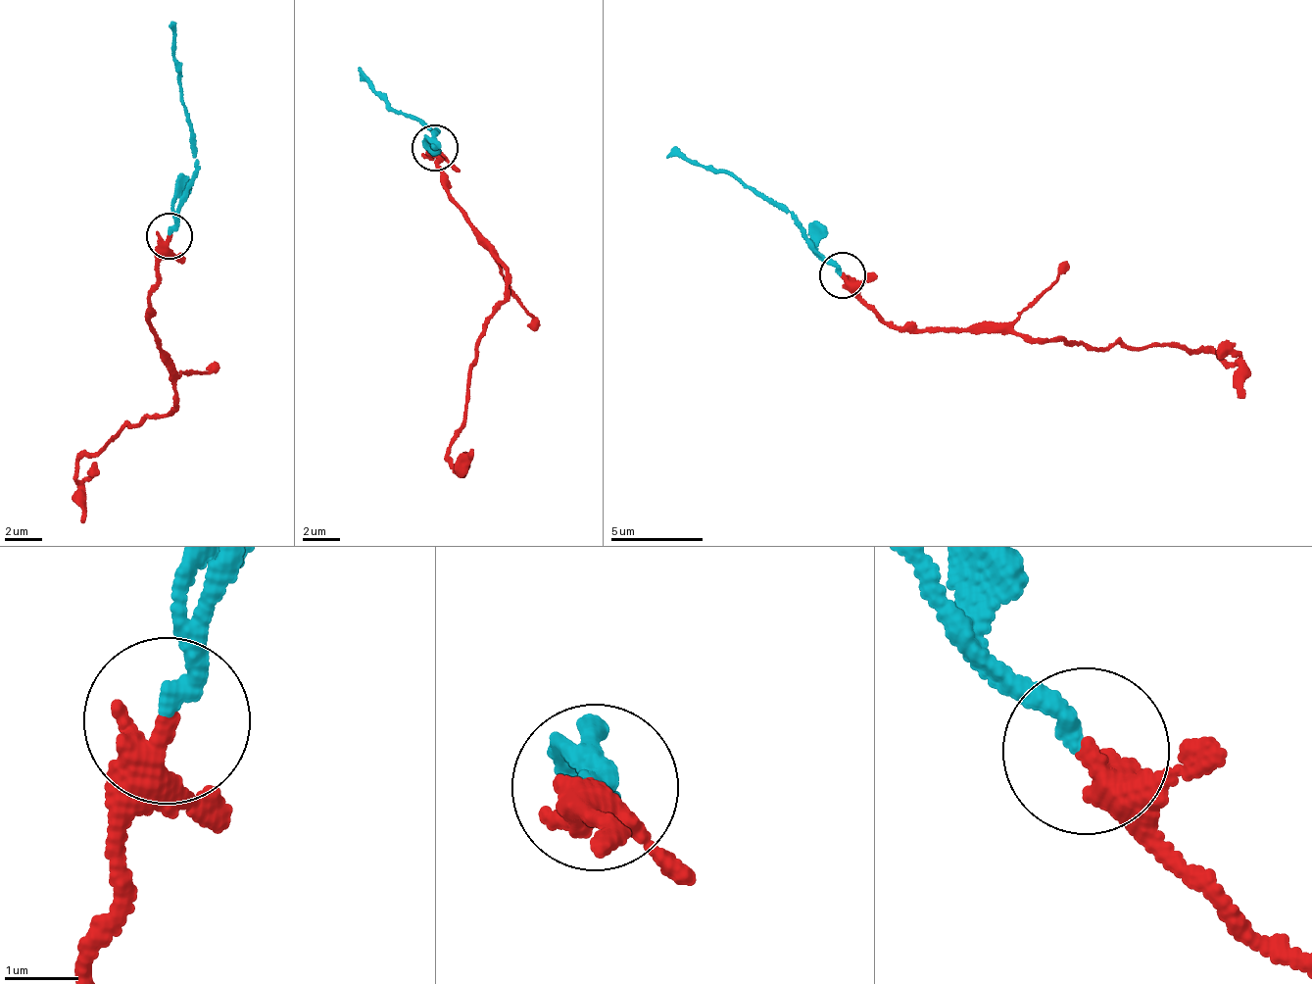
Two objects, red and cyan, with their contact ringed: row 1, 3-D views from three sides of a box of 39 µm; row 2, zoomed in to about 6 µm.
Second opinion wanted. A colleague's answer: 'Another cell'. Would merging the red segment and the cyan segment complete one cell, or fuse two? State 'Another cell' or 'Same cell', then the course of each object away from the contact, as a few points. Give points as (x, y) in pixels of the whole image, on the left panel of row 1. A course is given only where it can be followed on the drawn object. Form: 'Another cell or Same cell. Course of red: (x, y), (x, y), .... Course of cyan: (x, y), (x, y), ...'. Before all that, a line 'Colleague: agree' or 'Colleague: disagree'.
Colleague: disagree
Same cell. Course of red: (168, 237), (146, 325), (177, 403), (168, 418), (151, 415), (119, 431), (105, 451), (78, 458), (84, 522). Course of cyan: (169, 235), (197, 151), (178, 78), (182, 72), (170, 24)

